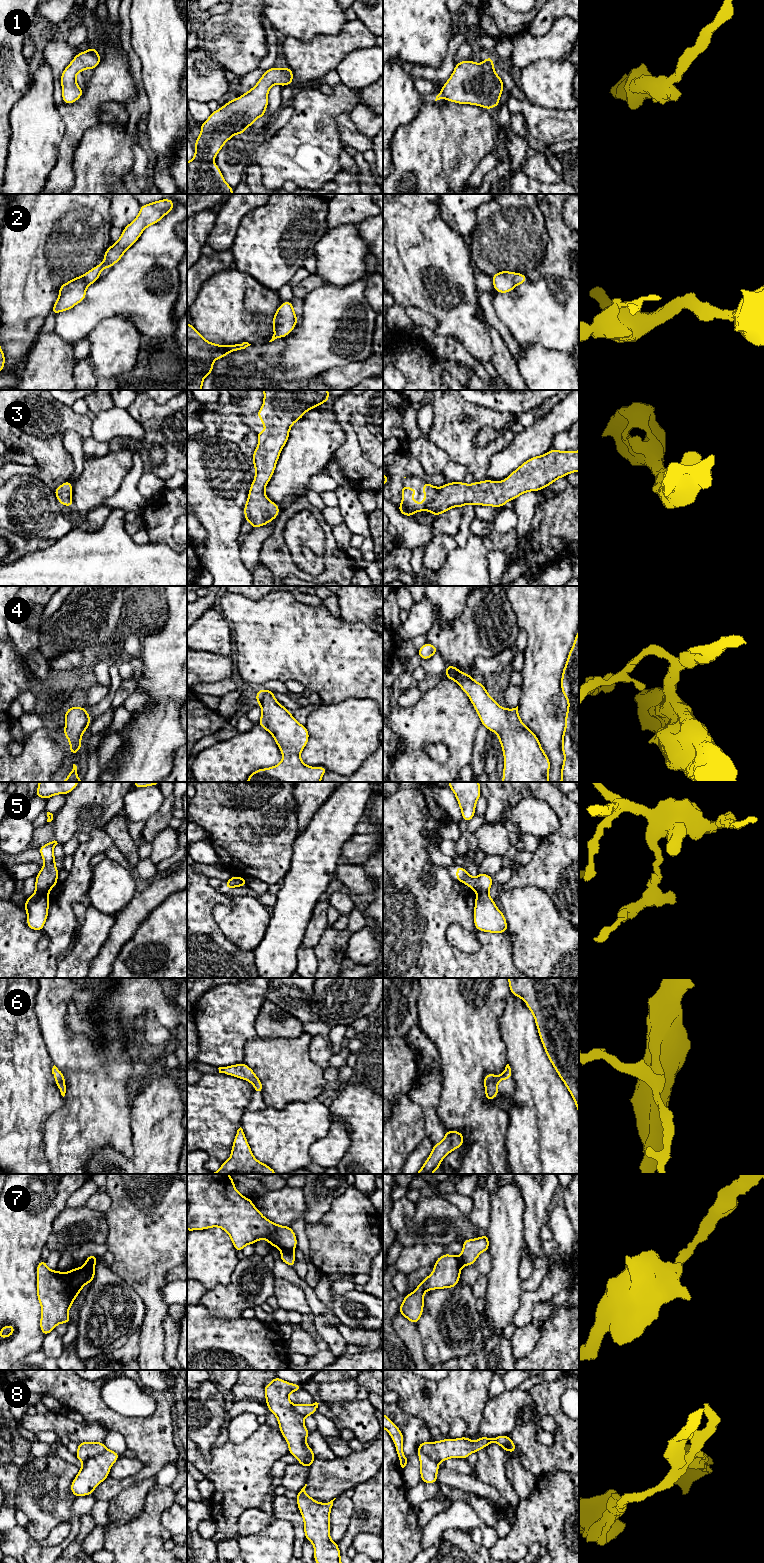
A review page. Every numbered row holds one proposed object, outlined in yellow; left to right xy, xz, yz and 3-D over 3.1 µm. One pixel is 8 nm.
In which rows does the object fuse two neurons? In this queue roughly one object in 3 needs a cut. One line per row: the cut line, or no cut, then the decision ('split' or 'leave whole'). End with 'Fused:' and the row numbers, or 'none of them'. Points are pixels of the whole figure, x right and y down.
1: cut none; leave whole
2: cut none; leave whole
3: cut none; leave whole
4: cut none; leave whole
5: cut xy (36, 890), (47, 892); split
6: cut none; leave whole
7: cut xz (292, 1249), (283, 1249), (281, 1251); split
8: cut xy (106, 1448), (83, 1462); split
Fused: 5, 7, 8

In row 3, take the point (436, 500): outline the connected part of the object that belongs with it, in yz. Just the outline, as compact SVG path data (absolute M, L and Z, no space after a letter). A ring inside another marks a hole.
M552 448L548 453L532 457L524 462L503 481L490 481L486 479L482 482L473 482L471 485L467 485L464 481L460 483L450 482L440 488L424 481L424 502L422 504L412 500L412 495L417 495L418 490L404 485L400 488L402 492L402 503L397 508L401 514L411 518L415 513L423 510L431 512L436 517L453 507L462 508L465 504L503 507L509 500L514 500L521 494L529 491L540 491L551 485L557 479L578 471L579 450L559 451Z

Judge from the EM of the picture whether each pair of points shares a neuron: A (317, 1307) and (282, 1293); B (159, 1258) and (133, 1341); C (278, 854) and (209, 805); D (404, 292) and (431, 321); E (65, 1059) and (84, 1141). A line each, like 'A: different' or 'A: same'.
A: different
B: different
C: same
D: different
E: same

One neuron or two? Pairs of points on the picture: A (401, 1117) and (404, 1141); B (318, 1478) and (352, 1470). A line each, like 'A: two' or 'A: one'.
A: one
B: one

